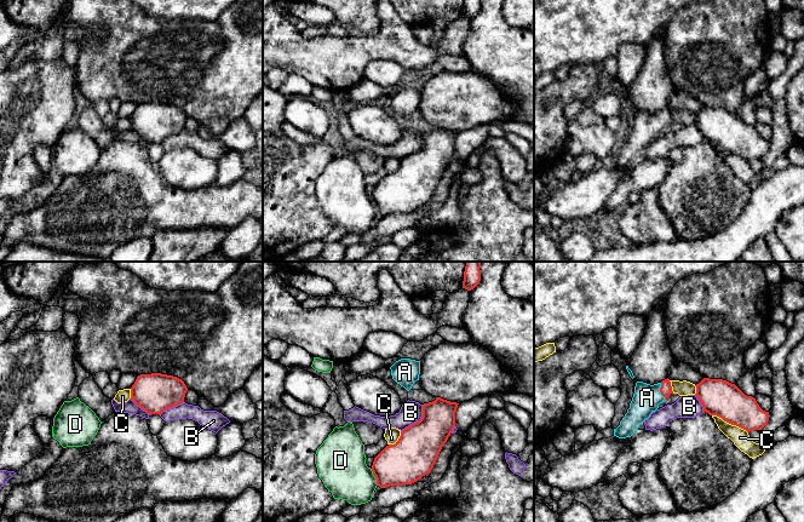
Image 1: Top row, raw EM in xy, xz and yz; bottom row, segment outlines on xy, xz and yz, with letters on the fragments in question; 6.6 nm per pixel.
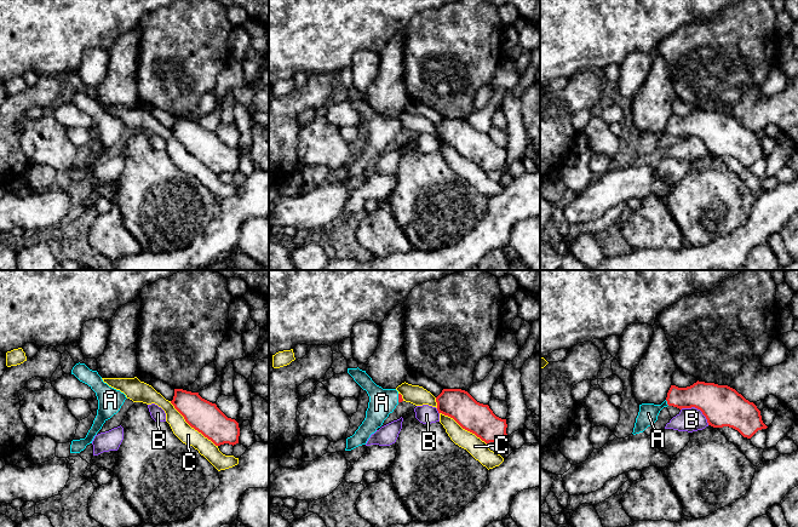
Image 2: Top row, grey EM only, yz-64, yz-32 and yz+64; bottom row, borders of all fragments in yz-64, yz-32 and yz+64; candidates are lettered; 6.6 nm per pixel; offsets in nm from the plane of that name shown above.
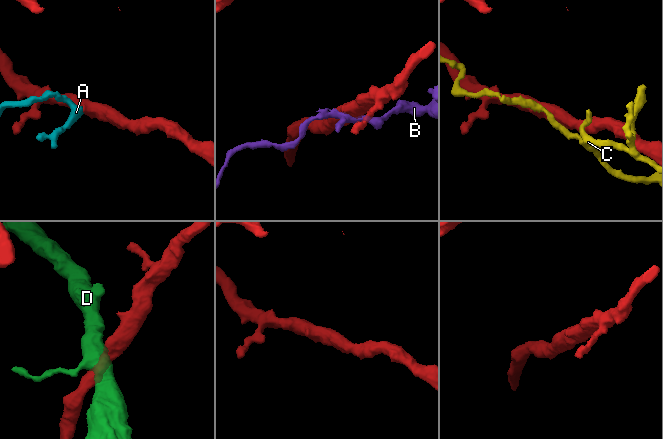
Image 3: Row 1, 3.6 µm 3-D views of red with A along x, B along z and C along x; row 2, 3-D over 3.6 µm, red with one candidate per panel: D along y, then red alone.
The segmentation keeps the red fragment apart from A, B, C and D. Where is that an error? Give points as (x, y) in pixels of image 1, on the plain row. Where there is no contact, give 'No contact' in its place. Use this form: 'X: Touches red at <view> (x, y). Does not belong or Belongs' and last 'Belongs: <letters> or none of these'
A: Touches red at yz (660, 119). Does not belong
B: Touches red at xz (417, 150). Does not belong
C: Touches red at yz (730, 151). Does not belong
D: Touches red at xz (375, 206). Does not belong
Belongs: none of these

